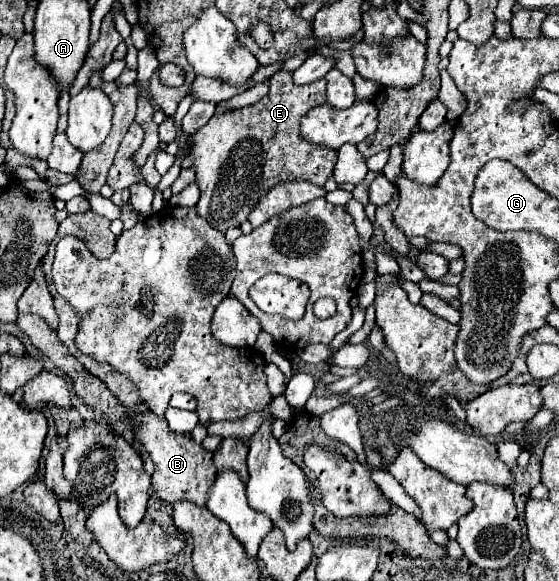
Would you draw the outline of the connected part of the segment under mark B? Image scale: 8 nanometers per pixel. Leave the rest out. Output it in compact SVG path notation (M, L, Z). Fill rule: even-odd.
M48 287L52 297L54 297L54 307L58 311L60 317L60 325L58 325L58 335L60 339L66 339L70 353L98 379L102 379L106 383L106 387L122 401L122 405L132 411L132 425L134 425L134 439L138 443L142 443L142 447L148 451L148 457L154 463L154 473L152 473L152 491L168 501L174 503L178 499L190 499L192 503L200 503L206 505L206 491L210 489L210 483L214 483L214 475L216 475L216 467L212 463L212 453L206 451L202 445L194 443L191 434L174 433L168 429L168 423L164 417L156 415L154 411L150 411L148 407L144 407L144 401L138 395L138 387L122 373L114 371L108 363L96 361L88 355L84 355L76 345L74 345L74 337L78 333L78 321L76 321L76 311L72 309L70 303L66 303L66 299L62 299L56 291L56 287Z

